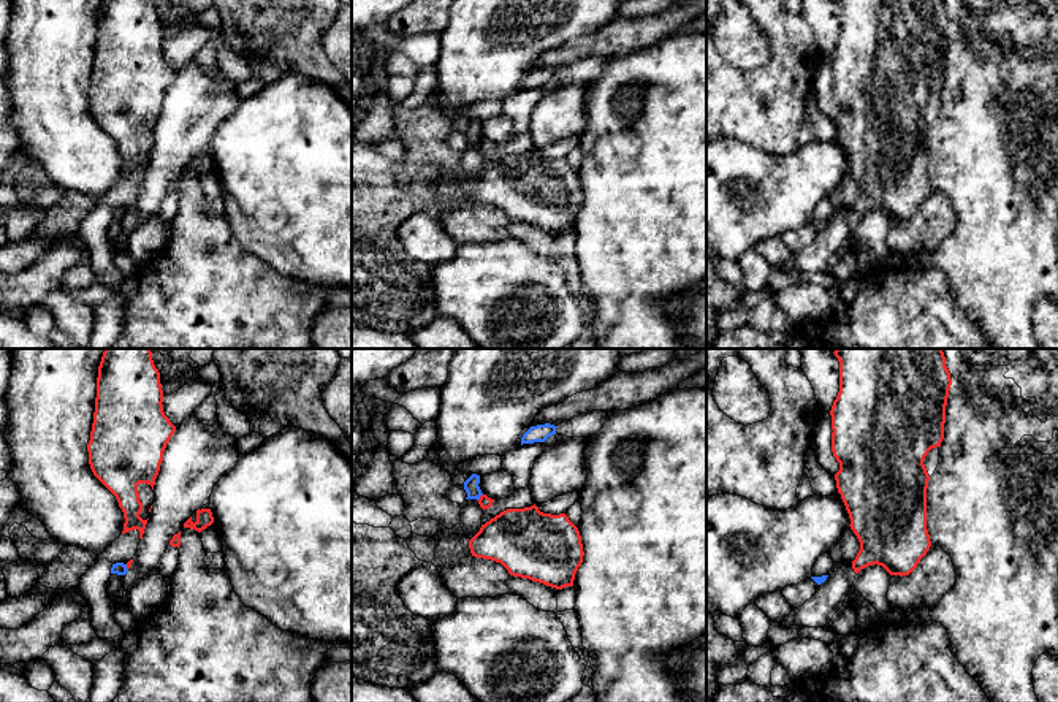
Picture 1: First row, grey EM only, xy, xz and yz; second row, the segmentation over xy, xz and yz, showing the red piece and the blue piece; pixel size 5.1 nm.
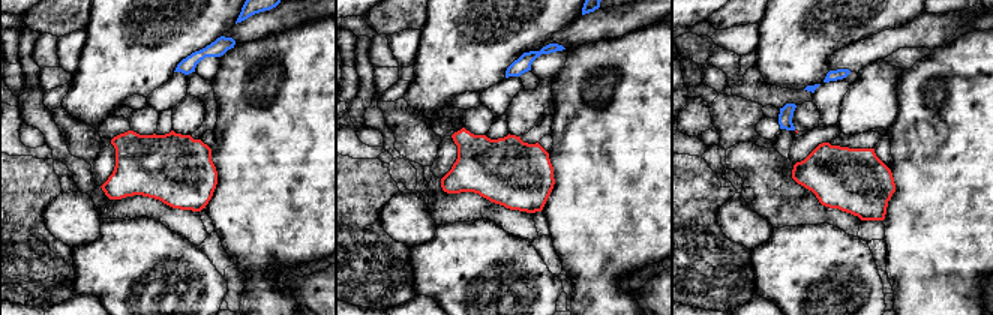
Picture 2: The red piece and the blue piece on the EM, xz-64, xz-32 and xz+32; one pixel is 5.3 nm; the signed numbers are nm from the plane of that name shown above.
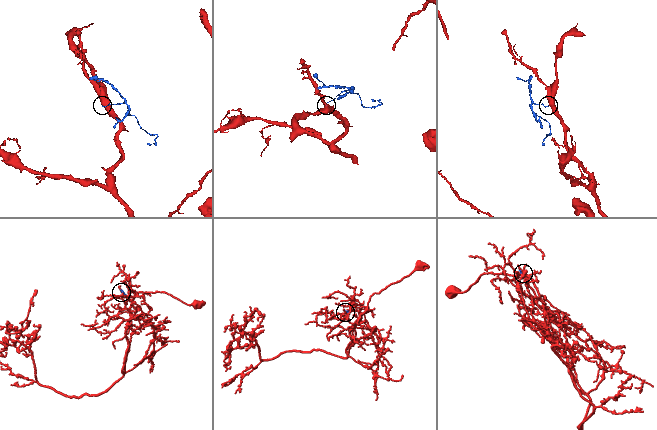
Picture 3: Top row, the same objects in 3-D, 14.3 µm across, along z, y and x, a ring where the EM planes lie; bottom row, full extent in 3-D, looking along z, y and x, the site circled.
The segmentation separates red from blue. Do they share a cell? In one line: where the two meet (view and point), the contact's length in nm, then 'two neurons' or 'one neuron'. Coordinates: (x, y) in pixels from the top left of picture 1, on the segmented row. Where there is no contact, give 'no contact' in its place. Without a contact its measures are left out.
xz (480, 496) | 50 nm | two neurons

